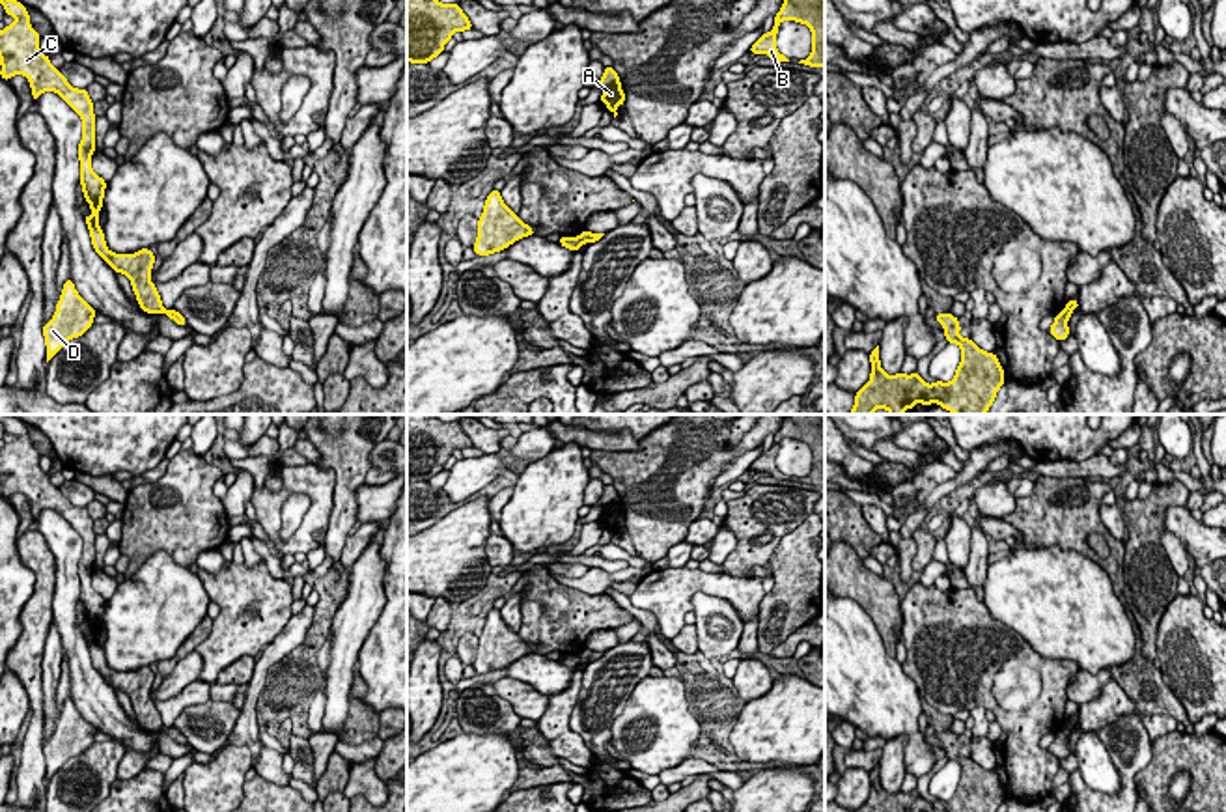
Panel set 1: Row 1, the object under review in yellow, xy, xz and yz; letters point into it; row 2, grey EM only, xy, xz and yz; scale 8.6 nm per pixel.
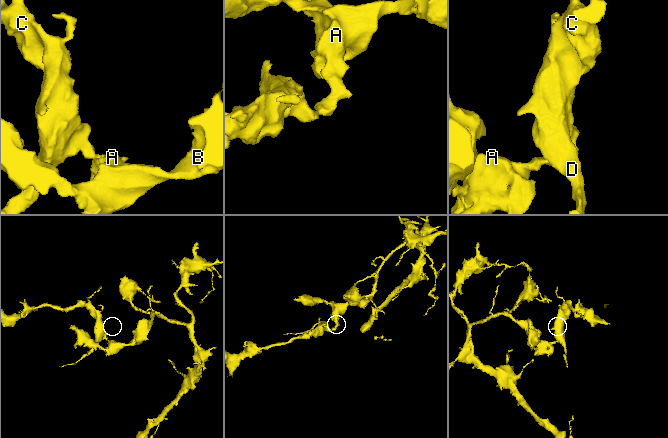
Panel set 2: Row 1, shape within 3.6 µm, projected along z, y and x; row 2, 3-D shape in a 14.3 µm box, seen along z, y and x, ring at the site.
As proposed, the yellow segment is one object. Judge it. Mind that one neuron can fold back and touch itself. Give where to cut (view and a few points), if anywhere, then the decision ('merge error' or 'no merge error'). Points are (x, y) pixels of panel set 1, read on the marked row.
xz (577, 236), (581, 243) | merge error

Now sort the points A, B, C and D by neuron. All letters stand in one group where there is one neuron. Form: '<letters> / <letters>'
A B / C D

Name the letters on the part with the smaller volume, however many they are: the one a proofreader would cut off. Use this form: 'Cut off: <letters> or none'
Cut off: A, B

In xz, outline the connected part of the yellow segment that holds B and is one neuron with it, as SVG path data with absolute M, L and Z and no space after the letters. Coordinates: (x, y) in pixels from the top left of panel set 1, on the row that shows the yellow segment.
M784 0L780 11L774 15L773 30L763 34L748 52L767 54L776 62L789 62L778 52L774 43L782 21L806 24L812 32L812 54L799 63L825 67L825 0Z

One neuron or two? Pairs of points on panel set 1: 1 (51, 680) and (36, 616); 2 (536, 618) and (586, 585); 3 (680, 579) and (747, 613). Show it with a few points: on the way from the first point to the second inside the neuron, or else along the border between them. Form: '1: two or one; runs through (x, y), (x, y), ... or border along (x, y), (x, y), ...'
1: two; border along (53, 622), (41, 663), (43, 695)
2: two; border along (558, 581), (585, 592), (603, 594)
3: one; runs through (696, 581), (723, 585), (734, 596)

